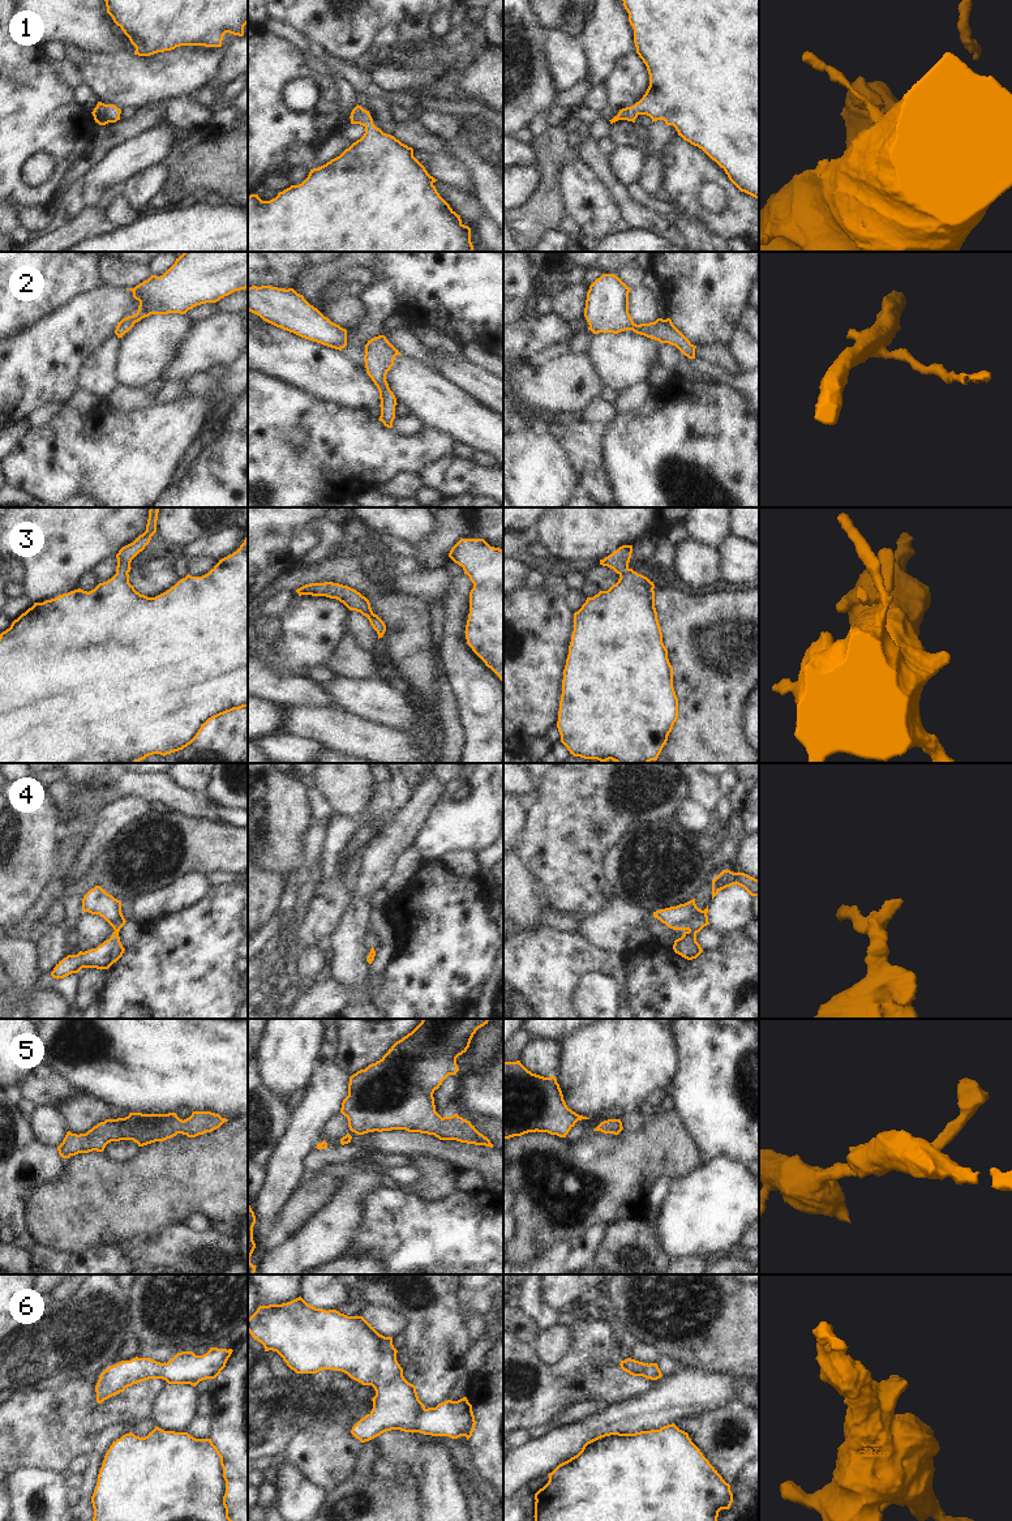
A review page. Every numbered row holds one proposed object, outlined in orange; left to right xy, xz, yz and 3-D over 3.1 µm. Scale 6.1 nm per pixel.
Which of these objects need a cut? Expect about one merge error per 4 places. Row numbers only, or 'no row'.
no row

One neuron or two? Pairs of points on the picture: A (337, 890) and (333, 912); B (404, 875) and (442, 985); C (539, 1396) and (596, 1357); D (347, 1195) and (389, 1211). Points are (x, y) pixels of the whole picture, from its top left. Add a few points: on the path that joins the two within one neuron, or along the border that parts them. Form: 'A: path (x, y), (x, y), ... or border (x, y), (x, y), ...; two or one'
A: path (335, 895), (333, 898), (333, 907); one
B: border (423, 858), (410, 883), (390, 898); two
C: path (553, 1382), (582, 1362); one
D: border (380, 1185), (364, 1196), (361, 1221), (355, 1230); two

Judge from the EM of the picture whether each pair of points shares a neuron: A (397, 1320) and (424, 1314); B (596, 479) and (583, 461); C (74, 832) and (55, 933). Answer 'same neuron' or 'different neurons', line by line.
A: different neurons
B: same neuron
C: different neurons

